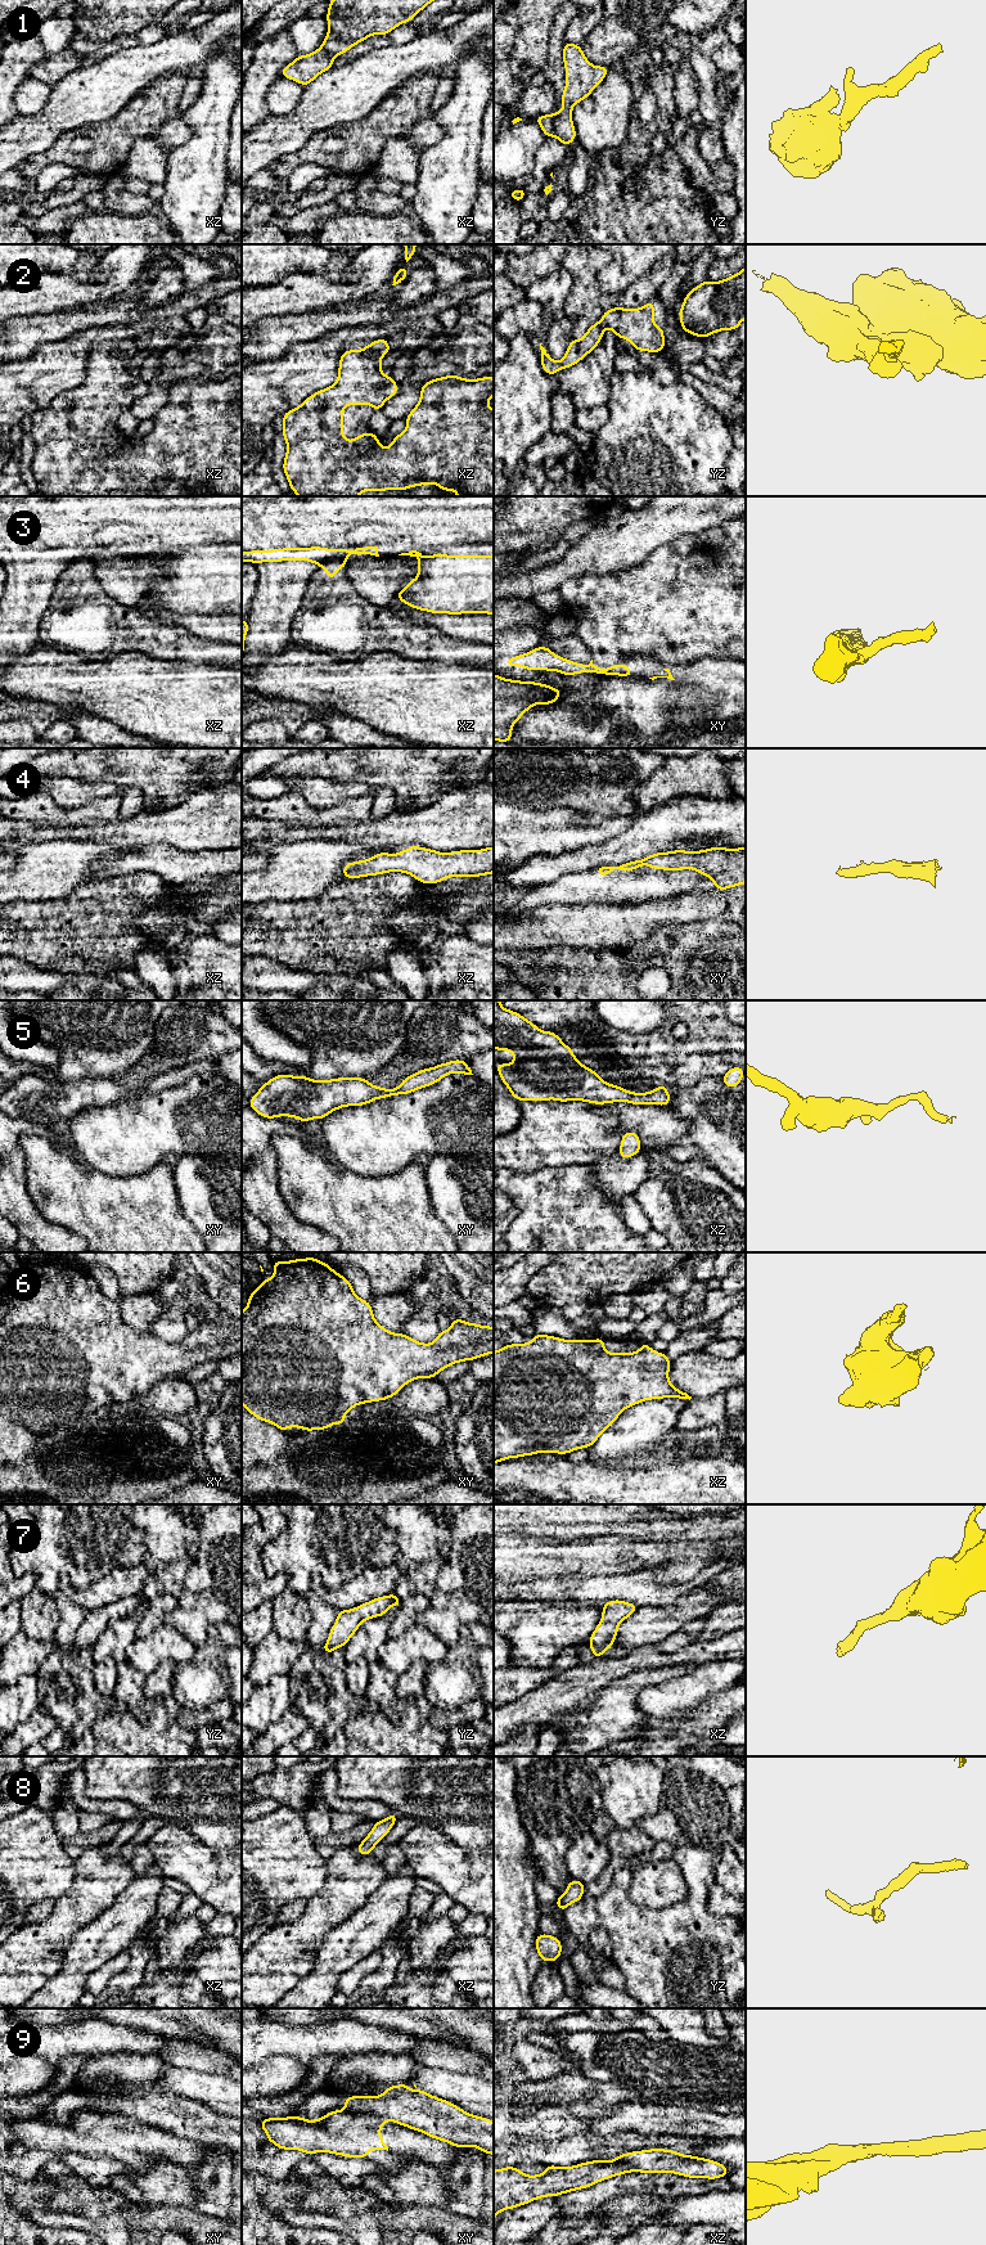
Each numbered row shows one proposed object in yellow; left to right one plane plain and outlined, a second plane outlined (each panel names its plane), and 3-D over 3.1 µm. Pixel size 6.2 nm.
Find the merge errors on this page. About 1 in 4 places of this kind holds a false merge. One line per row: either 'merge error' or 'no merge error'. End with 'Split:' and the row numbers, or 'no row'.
1: merge error
2: no merge error
3: merge error
4: no merge error
5: no merge error
6: no merge error
7: no merge error
8: no merge error
9: merge error
Split: 1, 3, 9

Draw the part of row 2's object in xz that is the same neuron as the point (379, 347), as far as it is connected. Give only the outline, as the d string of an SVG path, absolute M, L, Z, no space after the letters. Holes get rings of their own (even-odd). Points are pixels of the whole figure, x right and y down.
M387 338L375 339L370 345L365 346L363 350L347 350L339 357L338 378L328 388L319 390L310 397L302 401L298 408L294 408L282 415L284 422L284 428L282 431L284 440L287 442L287 454L283 463L283 471L289 481L289 489L294 491L298 496L359 496L361 492L373 491L386 491L386 490L405 490L414 486L435 483L442 489L444 492L453 490L458 496L494 496L494 409L491 409L487 402L494 396L494 378L482 377L478 379L465 379L459 375L445 375L441 378L431 379L424 383L420 388L420 400L417 406L406 417L406 429L393 437L390 447L383 447L379 445L379 438L373 432L360 433L356 438L348 441L343 435L343 408L346 405L372 405L375 411L381 410L384 402L396 396L397 383L391 375L384 375L382 373L381 359L391 351Z

